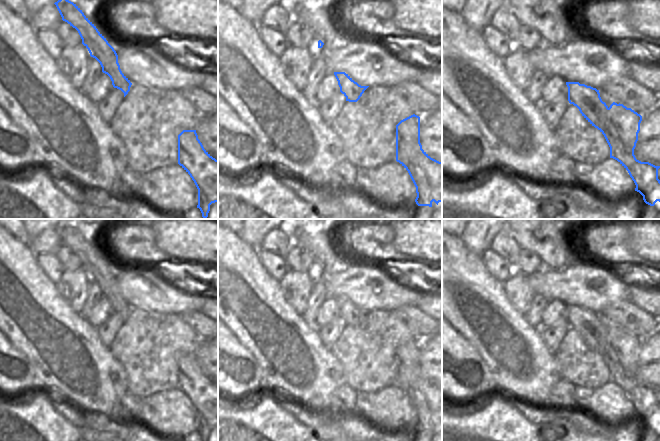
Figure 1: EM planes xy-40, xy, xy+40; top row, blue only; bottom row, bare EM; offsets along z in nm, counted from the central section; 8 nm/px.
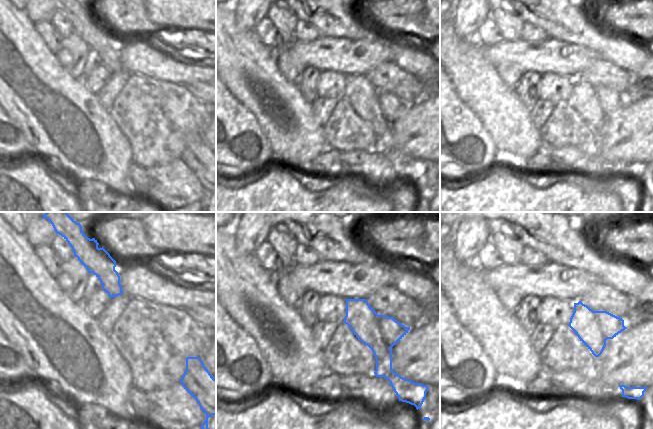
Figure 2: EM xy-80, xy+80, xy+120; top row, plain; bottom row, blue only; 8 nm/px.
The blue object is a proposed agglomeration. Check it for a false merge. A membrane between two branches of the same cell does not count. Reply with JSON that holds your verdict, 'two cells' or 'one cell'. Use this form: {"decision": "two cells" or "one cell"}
{"decision": "two cells"}

